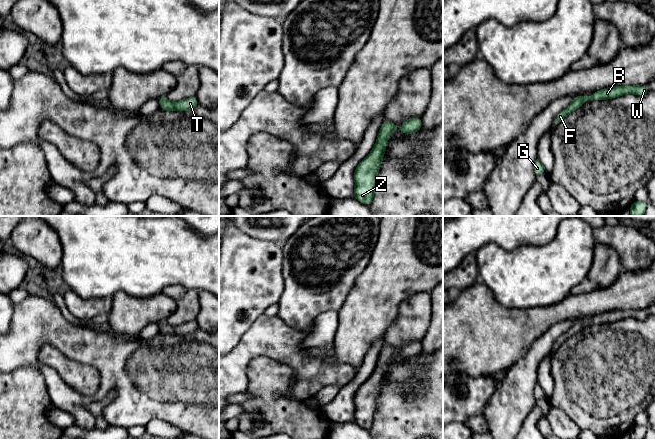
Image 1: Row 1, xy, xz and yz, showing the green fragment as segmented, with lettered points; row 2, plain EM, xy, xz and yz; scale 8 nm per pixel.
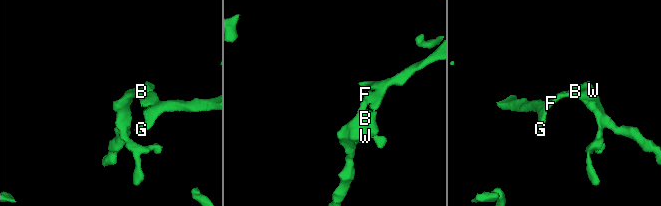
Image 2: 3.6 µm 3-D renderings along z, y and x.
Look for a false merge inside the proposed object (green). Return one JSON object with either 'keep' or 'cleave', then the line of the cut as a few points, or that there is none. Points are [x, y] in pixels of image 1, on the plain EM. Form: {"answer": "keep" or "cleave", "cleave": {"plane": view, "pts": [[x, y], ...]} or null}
{"answer": "keep", "cleave": null}

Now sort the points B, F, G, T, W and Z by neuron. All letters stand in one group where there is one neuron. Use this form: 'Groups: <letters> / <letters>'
Groups: B F G T W Z

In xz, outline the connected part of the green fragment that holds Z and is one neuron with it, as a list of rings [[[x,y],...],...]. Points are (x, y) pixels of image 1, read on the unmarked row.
[[[385,344],[379,354],[376,367],[368,378],[354,394],[355,411],[353,422],[365,429],[371,429],[374,414],[377,409],[377,398],[383,386],[383,379],[390,359],[396,355],[397,350]]]

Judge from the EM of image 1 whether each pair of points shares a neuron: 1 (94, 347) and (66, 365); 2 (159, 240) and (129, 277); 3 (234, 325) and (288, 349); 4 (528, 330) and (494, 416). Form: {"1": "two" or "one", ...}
{"1": "two", "2": "one", "3": "two", "4": "two"}

